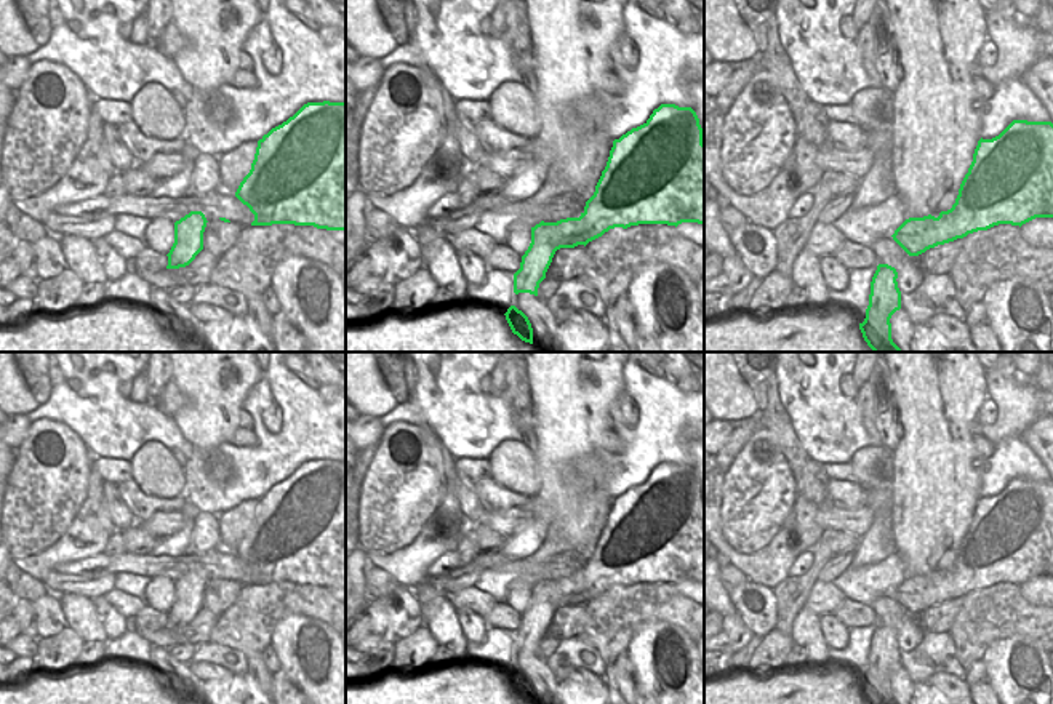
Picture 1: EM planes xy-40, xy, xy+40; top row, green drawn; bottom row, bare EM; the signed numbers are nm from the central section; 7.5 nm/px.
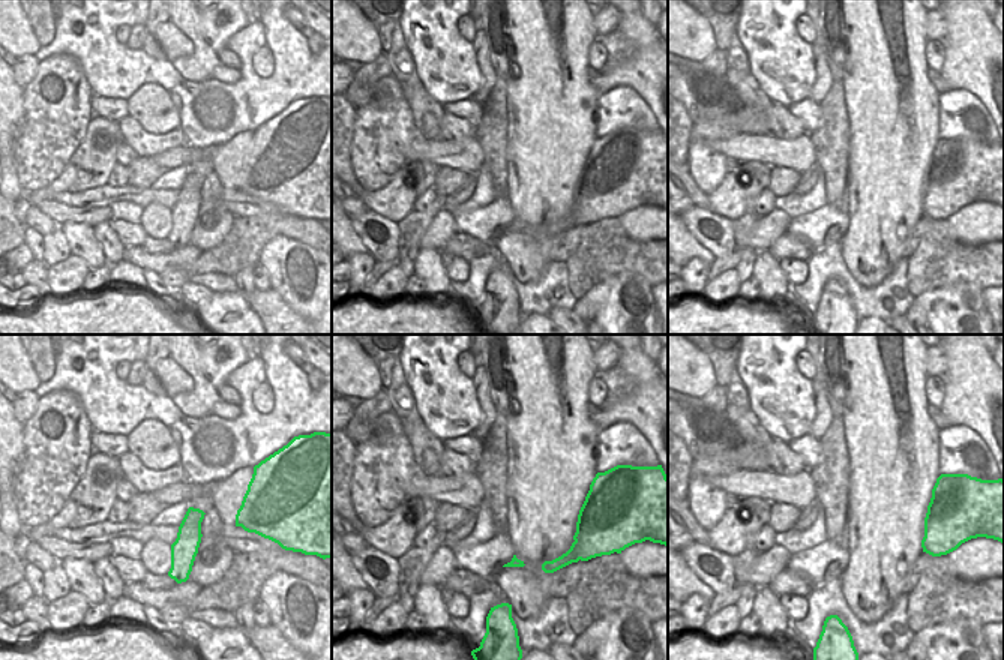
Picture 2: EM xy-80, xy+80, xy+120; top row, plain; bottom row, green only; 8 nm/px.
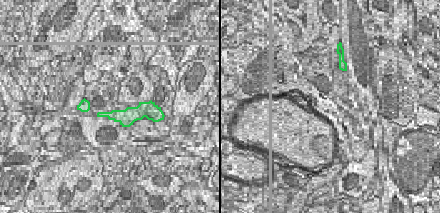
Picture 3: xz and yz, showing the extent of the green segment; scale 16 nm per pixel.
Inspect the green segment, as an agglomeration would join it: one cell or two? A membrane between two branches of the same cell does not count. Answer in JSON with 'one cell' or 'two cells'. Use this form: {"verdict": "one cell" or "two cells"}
{"verdict": "two cells"}

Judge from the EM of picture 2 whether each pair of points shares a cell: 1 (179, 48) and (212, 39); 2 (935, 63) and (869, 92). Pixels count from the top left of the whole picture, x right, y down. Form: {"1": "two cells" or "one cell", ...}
{"1": "two cells", "2": "two cells"}

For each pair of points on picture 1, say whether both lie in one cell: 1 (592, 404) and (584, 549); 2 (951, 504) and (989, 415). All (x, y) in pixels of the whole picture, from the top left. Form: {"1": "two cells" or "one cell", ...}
{"1": "one cell", "2": "two cells"}

